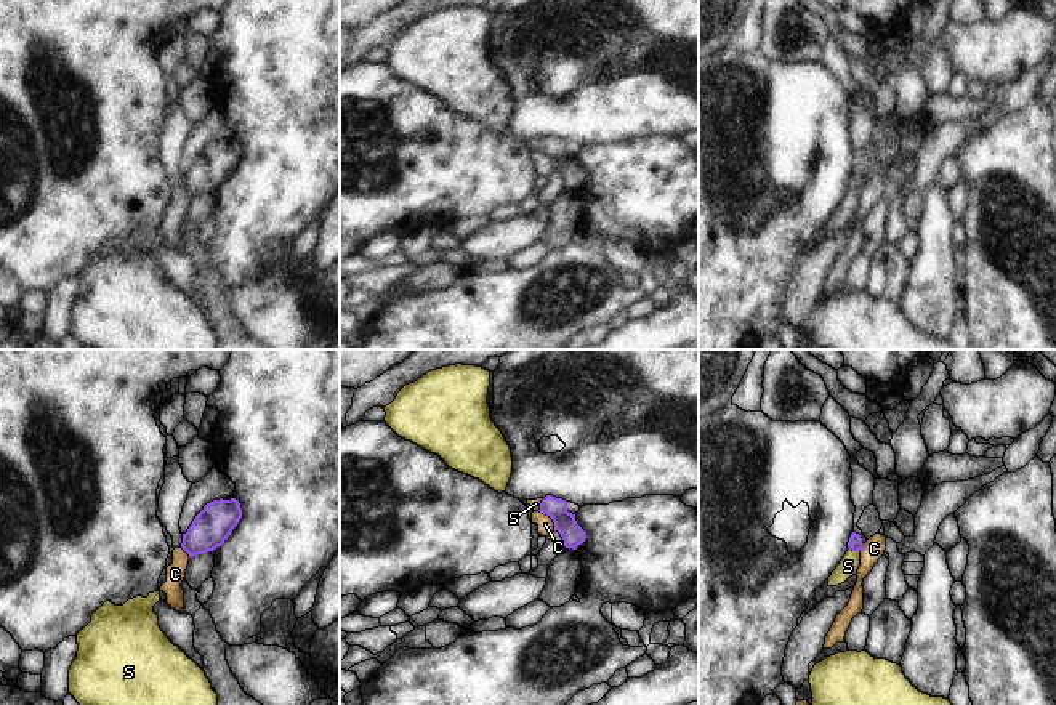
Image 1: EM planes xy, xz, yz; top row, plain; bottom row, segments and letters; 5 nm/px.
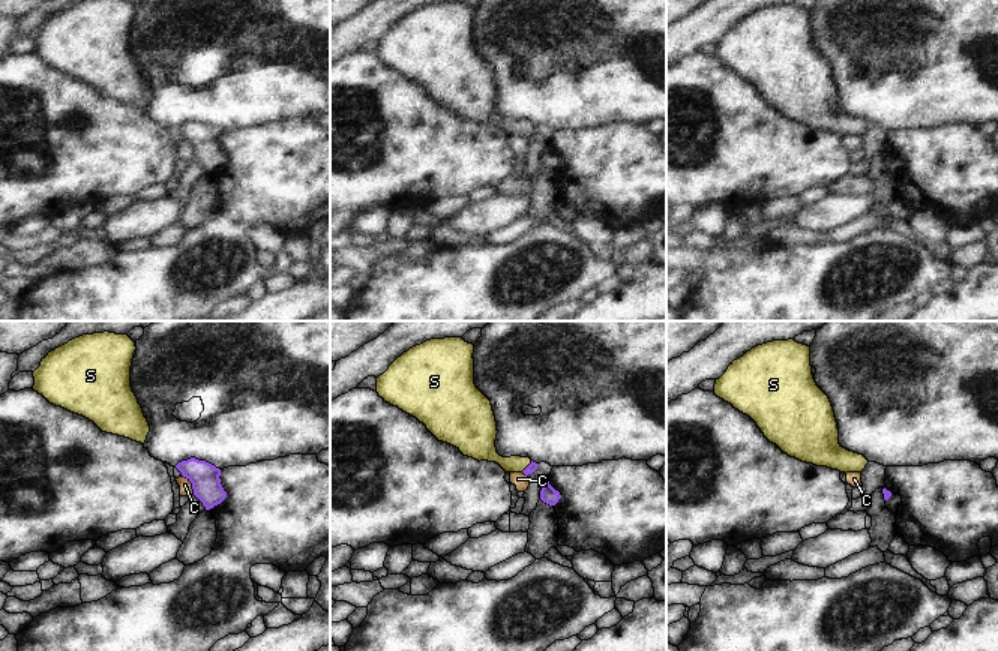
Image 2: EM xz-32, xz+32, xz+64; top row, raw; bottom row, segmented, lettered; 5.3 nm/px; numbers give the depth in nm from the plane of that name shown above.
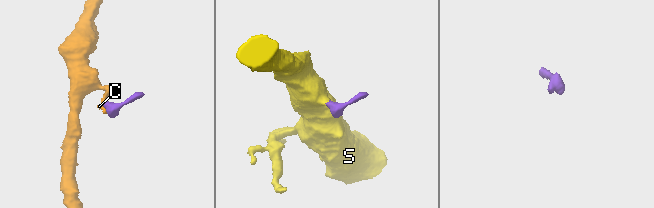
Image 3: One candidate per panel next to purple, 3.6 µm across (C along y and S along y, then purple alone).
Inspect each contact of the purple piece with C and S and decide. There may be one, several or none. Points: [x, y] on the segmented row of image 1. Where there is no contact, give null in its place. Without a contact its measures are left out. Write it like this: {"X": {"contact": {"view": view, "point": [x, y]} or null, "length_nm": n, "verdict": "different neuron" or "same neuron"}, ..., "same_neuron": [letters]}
{"C": {"contact": {"view": "xz", "point": [550, 516]}, "length_nm": 130, "verdict": "different neuron"}, "S": {"contact": {"view": "yz", "point": [854, 550]}, "length_nm": 60, "verdict": "same neuron"}, "same_neuron": ["S"]}

